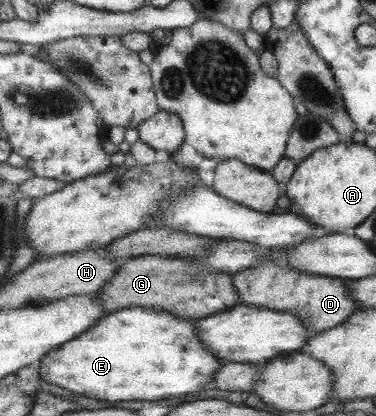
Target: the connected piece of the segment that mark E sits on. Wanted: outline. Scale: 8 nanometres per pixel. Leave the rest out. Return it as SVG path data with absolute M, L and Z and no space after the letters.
M127 307L104 316L87 333L63 344L59 352L50 352L39 363L39 375L57 386L97 400L161 400L189 393L199 394L199 390L208 389L208 383L222 361L198 340L194 321L176 318L166 311L154 311L151 307Z

